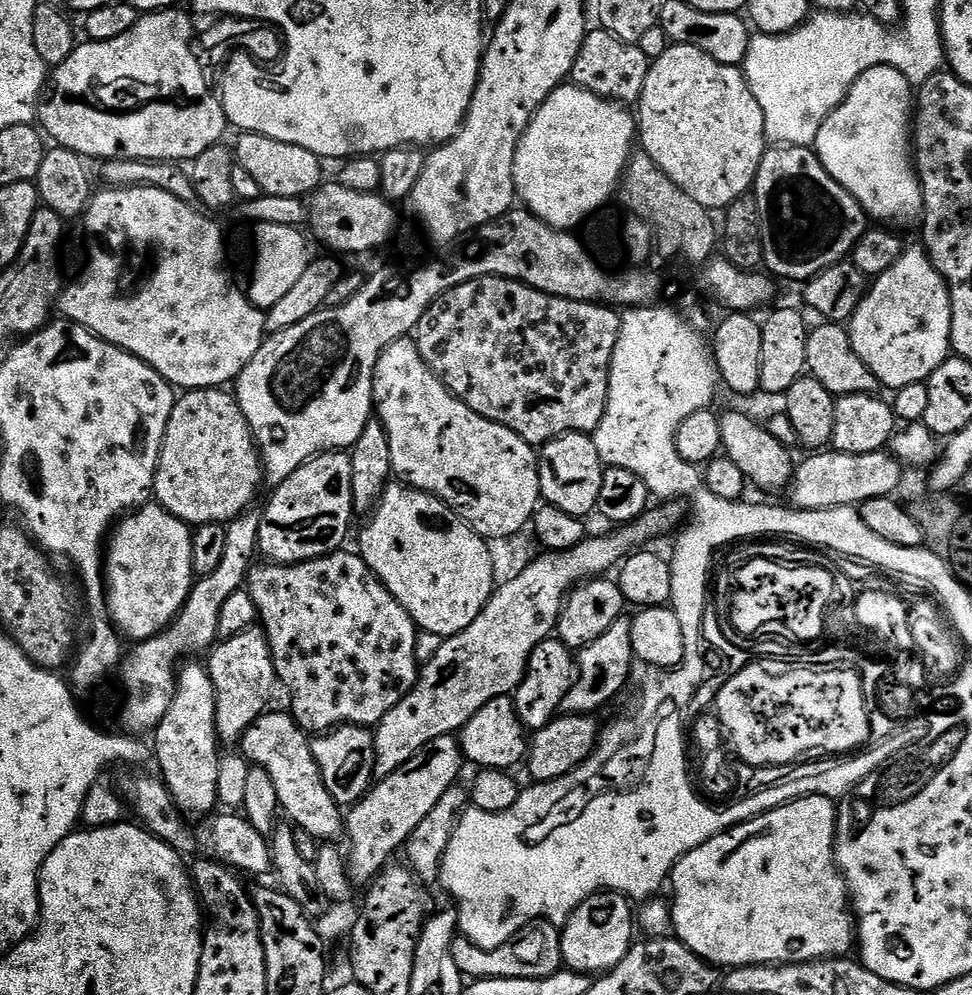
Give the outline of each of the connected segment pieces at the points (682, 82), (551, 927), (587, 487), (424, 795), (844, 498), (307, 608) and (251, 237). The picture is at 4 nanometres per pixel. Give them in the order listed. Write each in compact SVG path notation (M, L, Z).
M672 44L649 63L638 111L638 144L644 147L643 155L649 156L694 202L709 210L727 210L734 201L751 193L748 191L761 175L760 163L766 151L764 115L739 67L710 58L698 46Z
M545 919L530 921L526 926L522 926L522 930L518 930L518 934L514 934L514 938L510 938L510 942L506 942L494 950L474 947L464 935L457 934L452 943L454 966L458 966L458 970L462 974L468 974L468 971L473 968L476 971L475 975L480 978L553 976L554 973L561 971L564 964L560 936L561 929Z
M567 432L548 441L538 452L540 466L540 494L543 503L558 506L566 514L588 518L596 512L598 494L602 491L602 474L605 462L598 454L598 446L591 435Z
M455 735L434 738L434 742L426 742L410 762L398 766L394 774L390 774L384 780L376 780L368 793L359 802L351 805L346 812L346 837L348 836L348 848L346 847L346 863L348 873L352 875L357 885L367 885L369 881L380 875L385 868L389 867L391 858L395 852L399 853L404 845L408 843L410 834L420 825L422 818L438 806L438 798L446 794L457 783L460 776L460 767L465 767L464 751L460 749L460 741Z
M820 450L815 454L808 454L804 461L795 465L792 473L792 483L786 489L791 507L804 510L826 510L827 508L847 508L859 506L868 500L892 496L899 486L905 469L891 451L875 452L874 454L842 454L835 450Z
M348 551L332 552L329 556L307 560L301 564L260 562L248 573L246 581L246 591L250 594L250 598L254 598L259 623L265 634L268 635L276 667L276 679L283 687L284 684L288 687L288 696L292 699L290 715L309 734L331 732L333 728L338 728L341 724L359 724L361 726L379 724L382 718L386 718L386 714L390 710L394 710L394 706L398 706L398 702L402 698L406 698L406 694L412 692L412 687L416 685L420 675L421 665L416 659L416 634L418 631L416 624L410 618L410 614L406 614L403 606L390 594L387 586L376 577L376 573L370 570L368 563L355 551Z
M257 220L247 225L244 244L248 247L248 284L246 295L255 308L267 310L274 306L302 278L310 263L308 244L296 226L278 226L274 222Z

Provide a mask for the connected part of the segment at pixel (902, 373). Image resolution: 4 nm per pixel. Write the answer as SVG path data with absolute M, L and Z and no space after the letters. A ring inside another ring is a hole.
M920 246L905 247L902 255L869 283L868 291L846 327L858 358L874 370L885 389L895 390L914 386L914 382L927 382L952 352L952 294L944 276L932 265L927 251Z

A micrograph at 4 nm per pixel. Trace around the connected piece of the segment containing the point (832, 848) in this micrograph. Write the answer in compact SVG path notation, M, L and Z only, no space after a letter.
M800 796L797 800L791 800L789 804L782 805L781 808L771 808L768 812L763 812L758 818L745 820L742 825L742 831L745 832L744 841L736 848L736 832L729 830L719 832L714 838L710 838L706 842L702 842L702 846L698 846L694 850L690 850L681 858L675 866L672 867L670 877L670 889L672 888L672 896L670 895L670 907L672 910L672 928L674 929L675 939L681 940L697 957L705 956L712 964L725 964L725 969L745 968L747 964L804 964L807 960L827 960L829 958L844 958L849 955L848 952L852 948L852 936L854 940L854 912L850 907L850 897L848 894L848 881L845 879L843 871L836 859L836 809L837 805L829 798L829 796Z

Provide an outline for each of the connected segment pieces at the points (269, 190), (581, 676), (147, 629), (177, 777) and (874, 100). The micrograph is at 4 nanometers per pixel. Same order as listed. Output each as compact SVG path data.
M245 132L237 137L234 143L236 163L254 177L265 196L300 200L311 196L325 179L321 157L302 146L278 142L278 138L266 138L257 132Z
M627 615L618 618L602 638L594 638L590 646L579 649L578 663L576 665L576 678L572 681L572 689L562 698L560 703L560 712L569 716L586 716L589 714L599 713L599 708L604 708L620 691L624 688L624 683L628 684L631 674L634 657L632 655L632 621Z
M155 502L127 513L115 525L106 544L106 612L132 642L159 636L183 610L194 583L192 534L189 525Z
M203 663L187 664L179 669L176 677L176 693L170 710L166 710L162 722L154 730L156 760L160 763L158 772L164 785L185 817L208 818L217 811L216 799L220 796L222 745L216 734L216 691Z
M883 64L859 76L844 101L822 122L814 151L830 178L843 186L871 219L876 219L873 221L900 229L923 217L924 186L914 163L914 85L897 68Z

